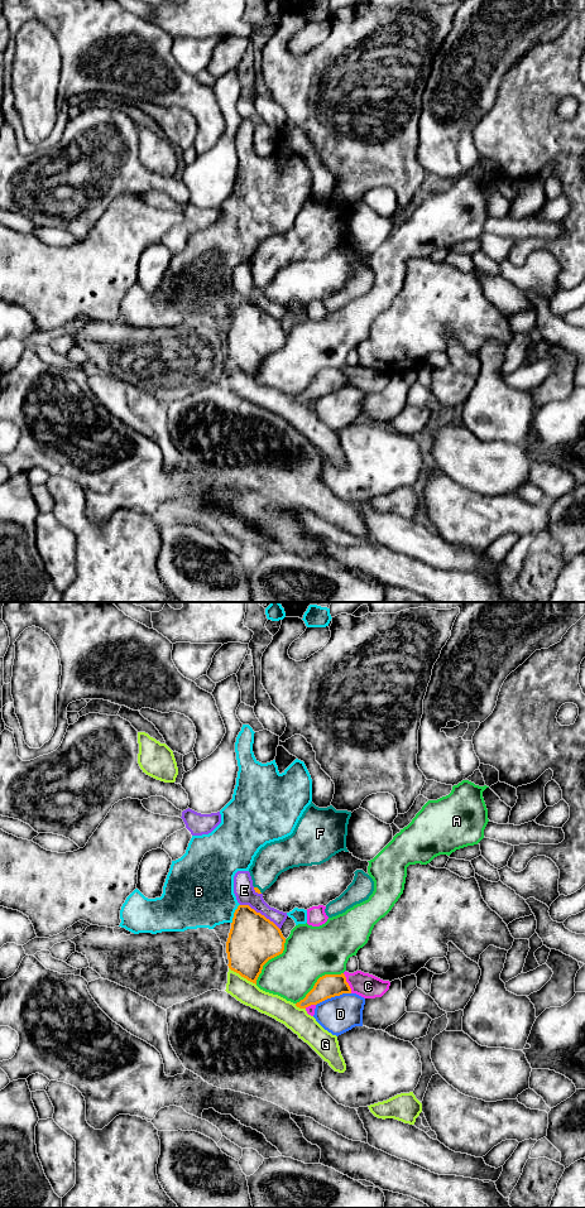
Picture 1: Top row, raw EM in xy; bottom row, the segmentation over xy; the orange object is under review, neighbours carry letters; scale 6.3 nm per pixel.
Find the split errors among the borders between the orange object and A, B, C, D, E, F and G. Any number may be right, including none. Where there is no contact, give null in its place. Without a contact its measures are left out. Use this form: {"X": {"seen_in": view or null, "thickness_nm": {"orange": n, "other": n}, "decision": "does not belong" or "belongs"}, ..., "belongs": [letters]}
{"A": {"seen_in": "xy", "thickness_nm": {"orange": 150, "other": 340}, "decision": "does not belong"}, "B": {"seen_in": "xy", "thickness_nm": {"orange": 320, "other": 420}, "decision": "does not belong"}, "C": {"seen_in": "xy", "thickness_nm": {"orange": 150, "other": 160}, "decision": "does not belong"}, "D": {"seen_in": "xy", "thickness_nm": {"orange": 150, "other": 240}, "decision": "does not belong"}, "E": {"seen_in": "xy", "thickness_nm": {"orange": 320, "other": 130}, "decision": "does not belong"}, "F": {"seen_in": "xy", "thickness_nm": {"orange": 30, "other": 200}, "decision": "belongs"}, "G": {"seen_in": "xy", "thickness_nm": {"orange": 320, "other": 150}, "decision": "does not belong"}, "belongs": ["F"]}

